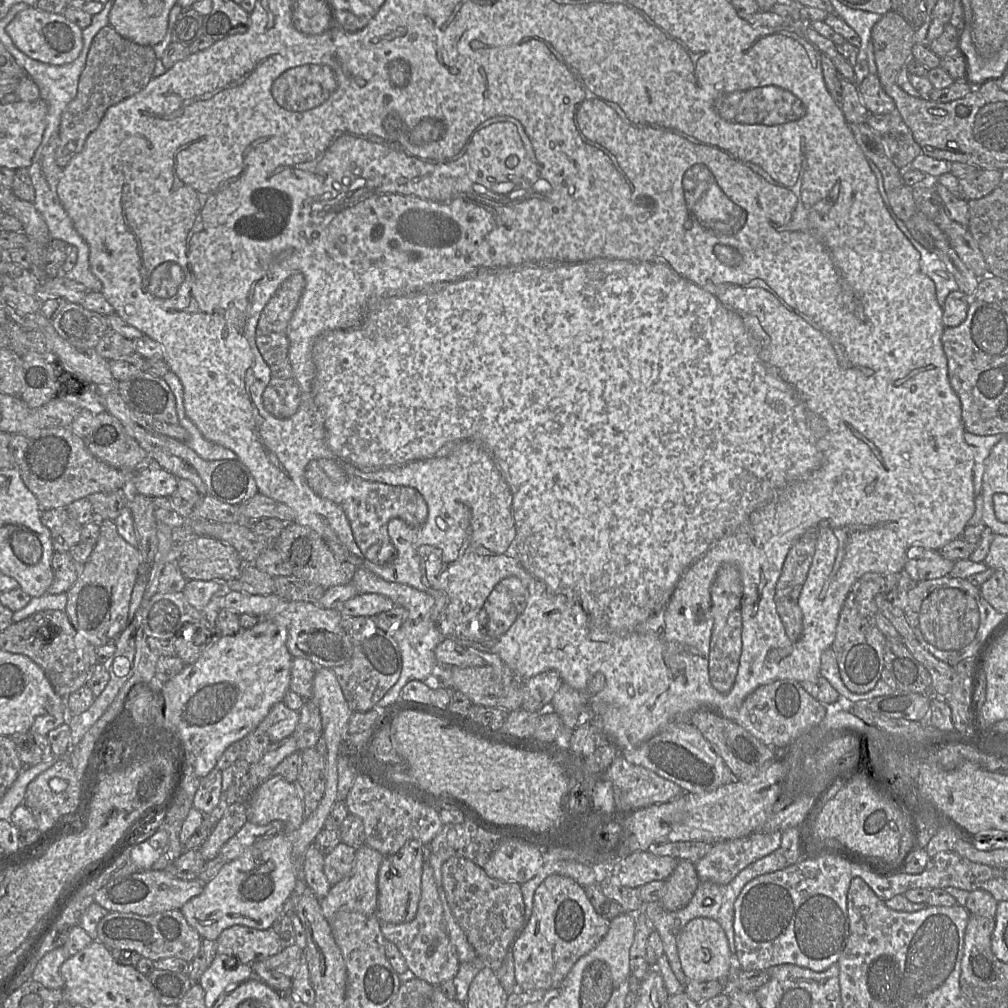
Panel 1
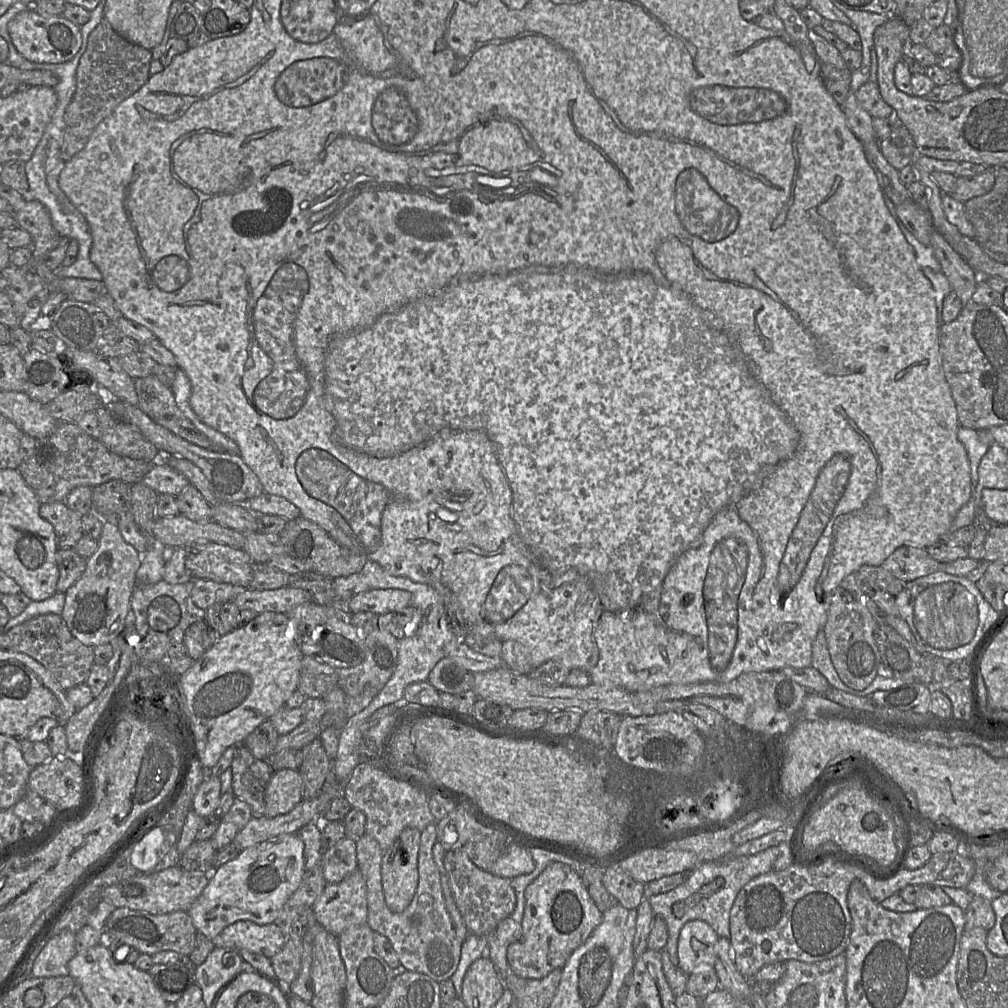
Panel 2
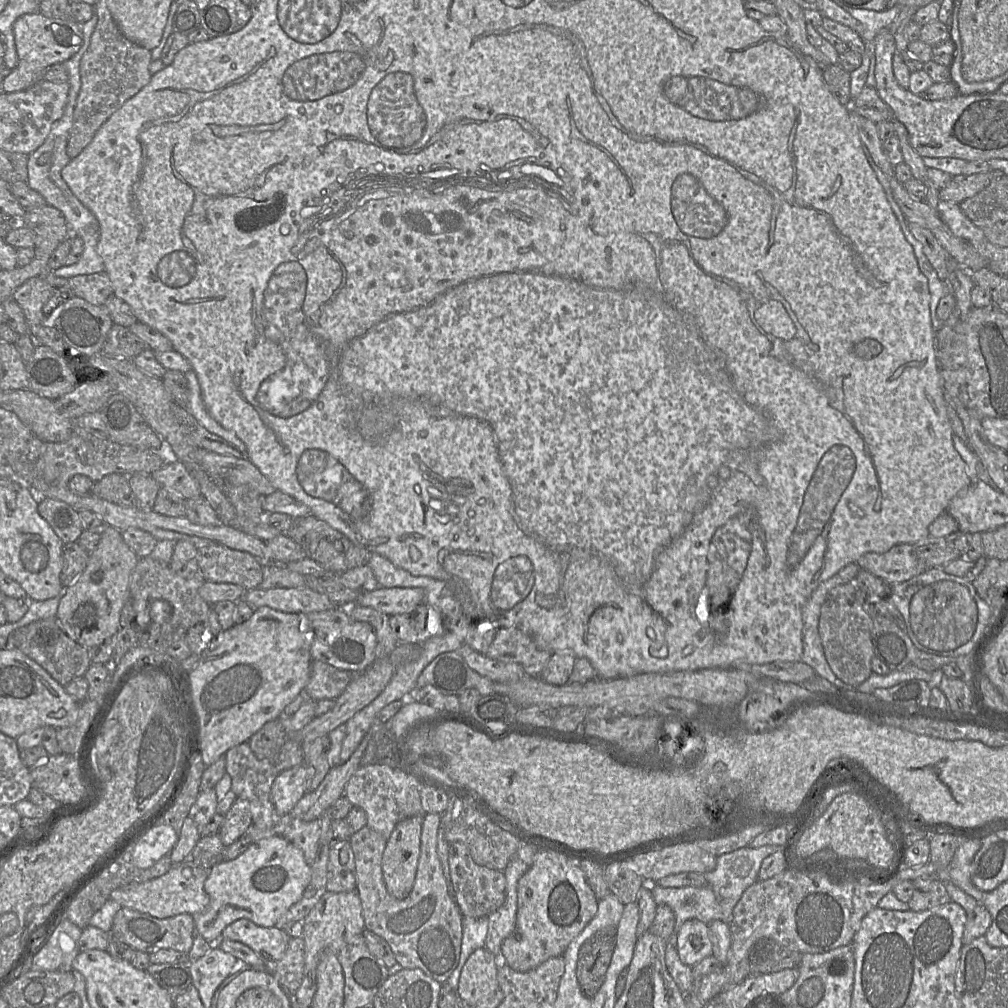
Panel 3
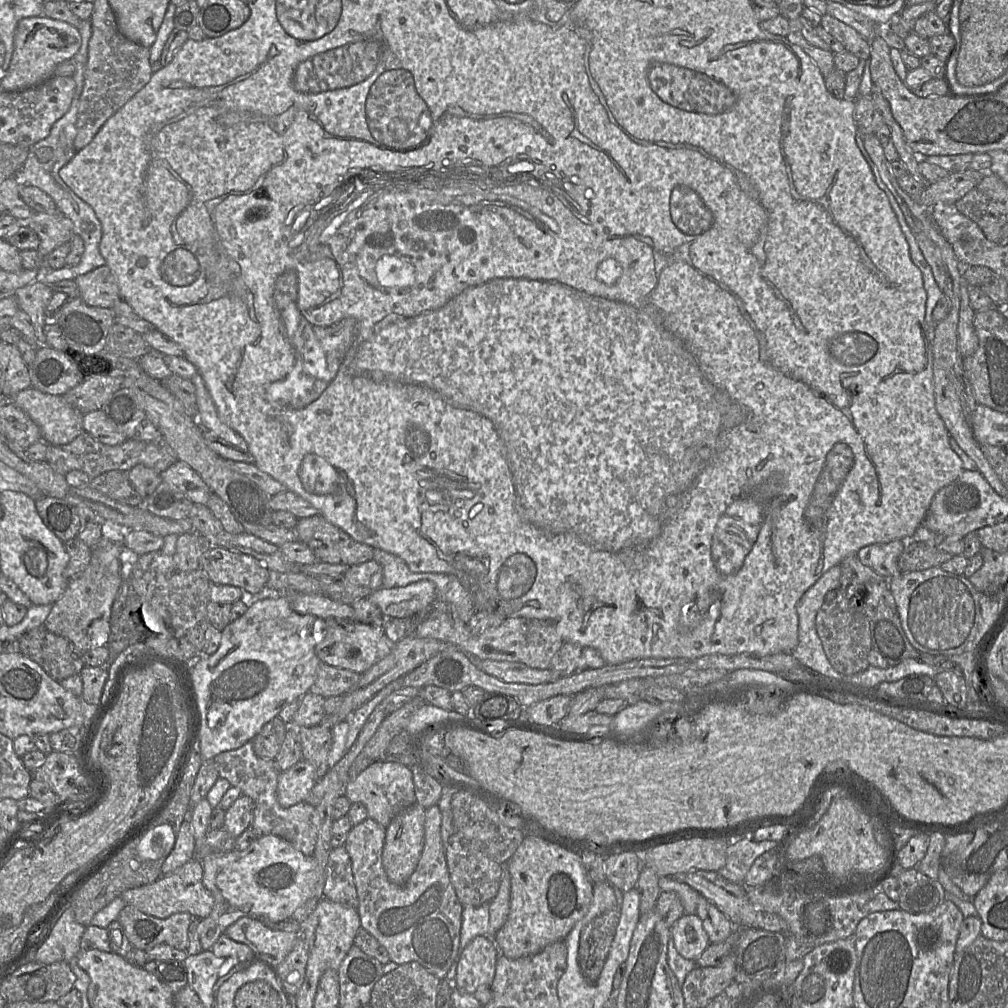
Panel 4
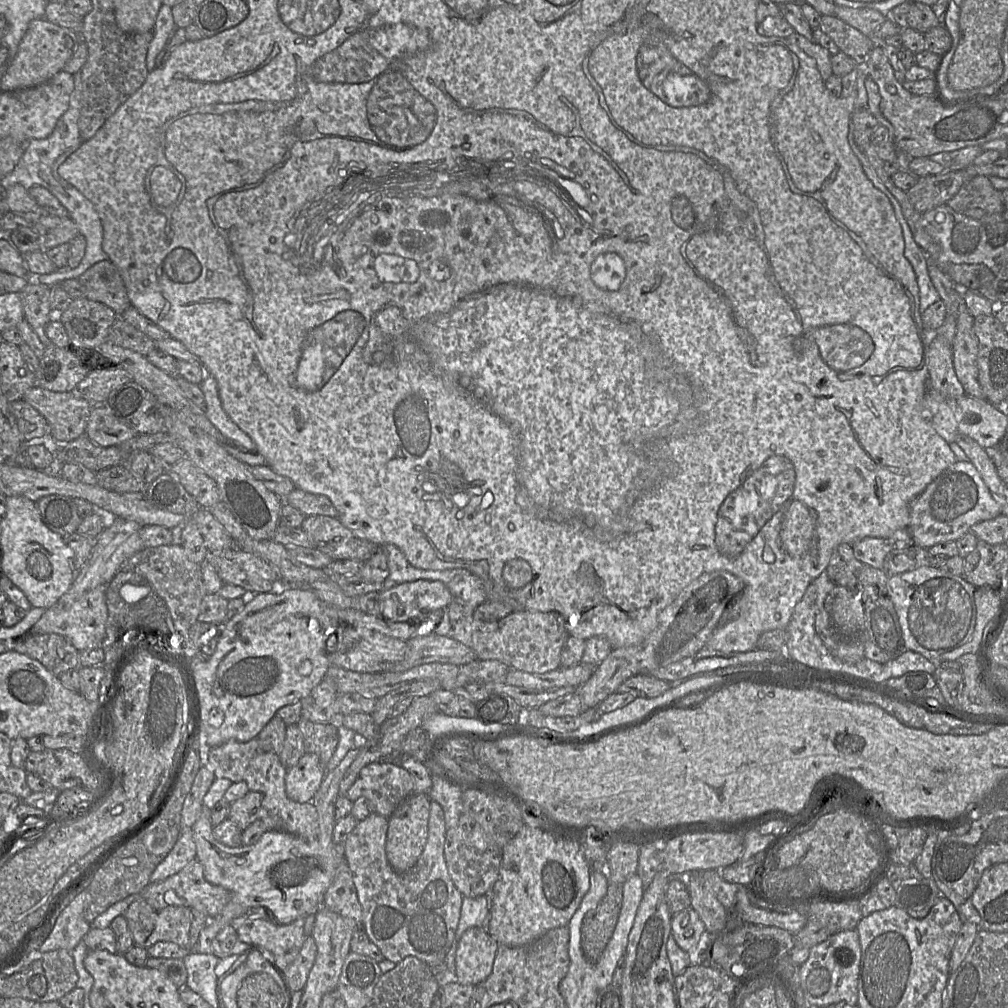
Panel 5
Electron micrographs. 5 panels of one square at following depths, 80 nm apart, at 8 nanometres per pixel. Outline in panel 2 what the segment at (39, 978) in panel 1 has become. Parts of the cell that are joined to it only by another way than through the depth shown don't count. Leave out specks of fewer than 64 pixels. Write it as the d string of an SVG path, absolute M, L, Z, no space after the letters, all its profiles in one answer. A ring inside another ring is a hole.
M63 930L52 937L33 962L31 977L67 976L68 962L76 955L75 934Z

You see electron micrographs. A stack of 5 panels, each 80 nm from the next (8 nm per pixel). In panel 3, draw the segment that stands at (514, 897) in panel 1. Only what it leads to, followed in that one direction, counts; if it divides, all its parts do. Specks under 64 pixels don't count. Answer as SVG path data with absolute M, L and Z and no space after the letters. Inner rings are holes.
M453 842L449 844L448 865L455 902L463 917L489 917L504 904L506 899L506 879L503 871L476 864L463 843Z

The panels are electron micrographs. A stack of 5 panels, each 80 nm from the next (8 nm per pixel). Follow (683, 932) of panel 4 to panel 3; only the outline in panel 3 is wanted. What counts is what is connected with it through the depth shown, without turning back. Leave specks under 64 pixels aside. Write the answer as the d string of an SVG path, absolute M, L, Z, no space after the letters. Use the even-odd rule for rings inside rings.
M697 919L687 920L678 932L677 952L682 963L692 968L706 956L712 955L713 947L709 938L708 924Z

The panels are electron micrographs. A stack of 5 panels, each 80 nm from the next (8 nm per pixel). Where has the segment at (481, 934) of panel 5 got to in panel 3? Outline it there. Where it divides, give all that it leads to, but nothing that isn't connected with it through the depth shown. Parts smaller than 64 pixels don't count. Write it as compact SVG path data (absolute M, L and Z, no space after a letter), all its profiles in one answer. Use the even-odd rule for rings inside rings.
M485 947L475 950L461 971L456 989L458 998L468 1006L487 1000L499 990L497 972L494 955Z

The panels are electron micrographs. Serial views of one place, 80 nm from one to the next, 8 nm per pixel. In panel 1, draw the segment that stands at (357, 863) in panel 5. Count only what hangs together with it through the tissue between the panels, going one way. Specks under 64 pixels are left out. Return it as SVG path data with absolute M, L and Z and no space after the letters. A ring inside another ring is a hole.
M424 845L421 896L415 918L411 922L403 924L390 924L380 921L380 930L384 938L399 949L405 959L408 970L416 978L434 986L439 986L456 976L460 962L456 949L447 934L443 906L434 879L434 872L429 863L430 856L430 845Z

